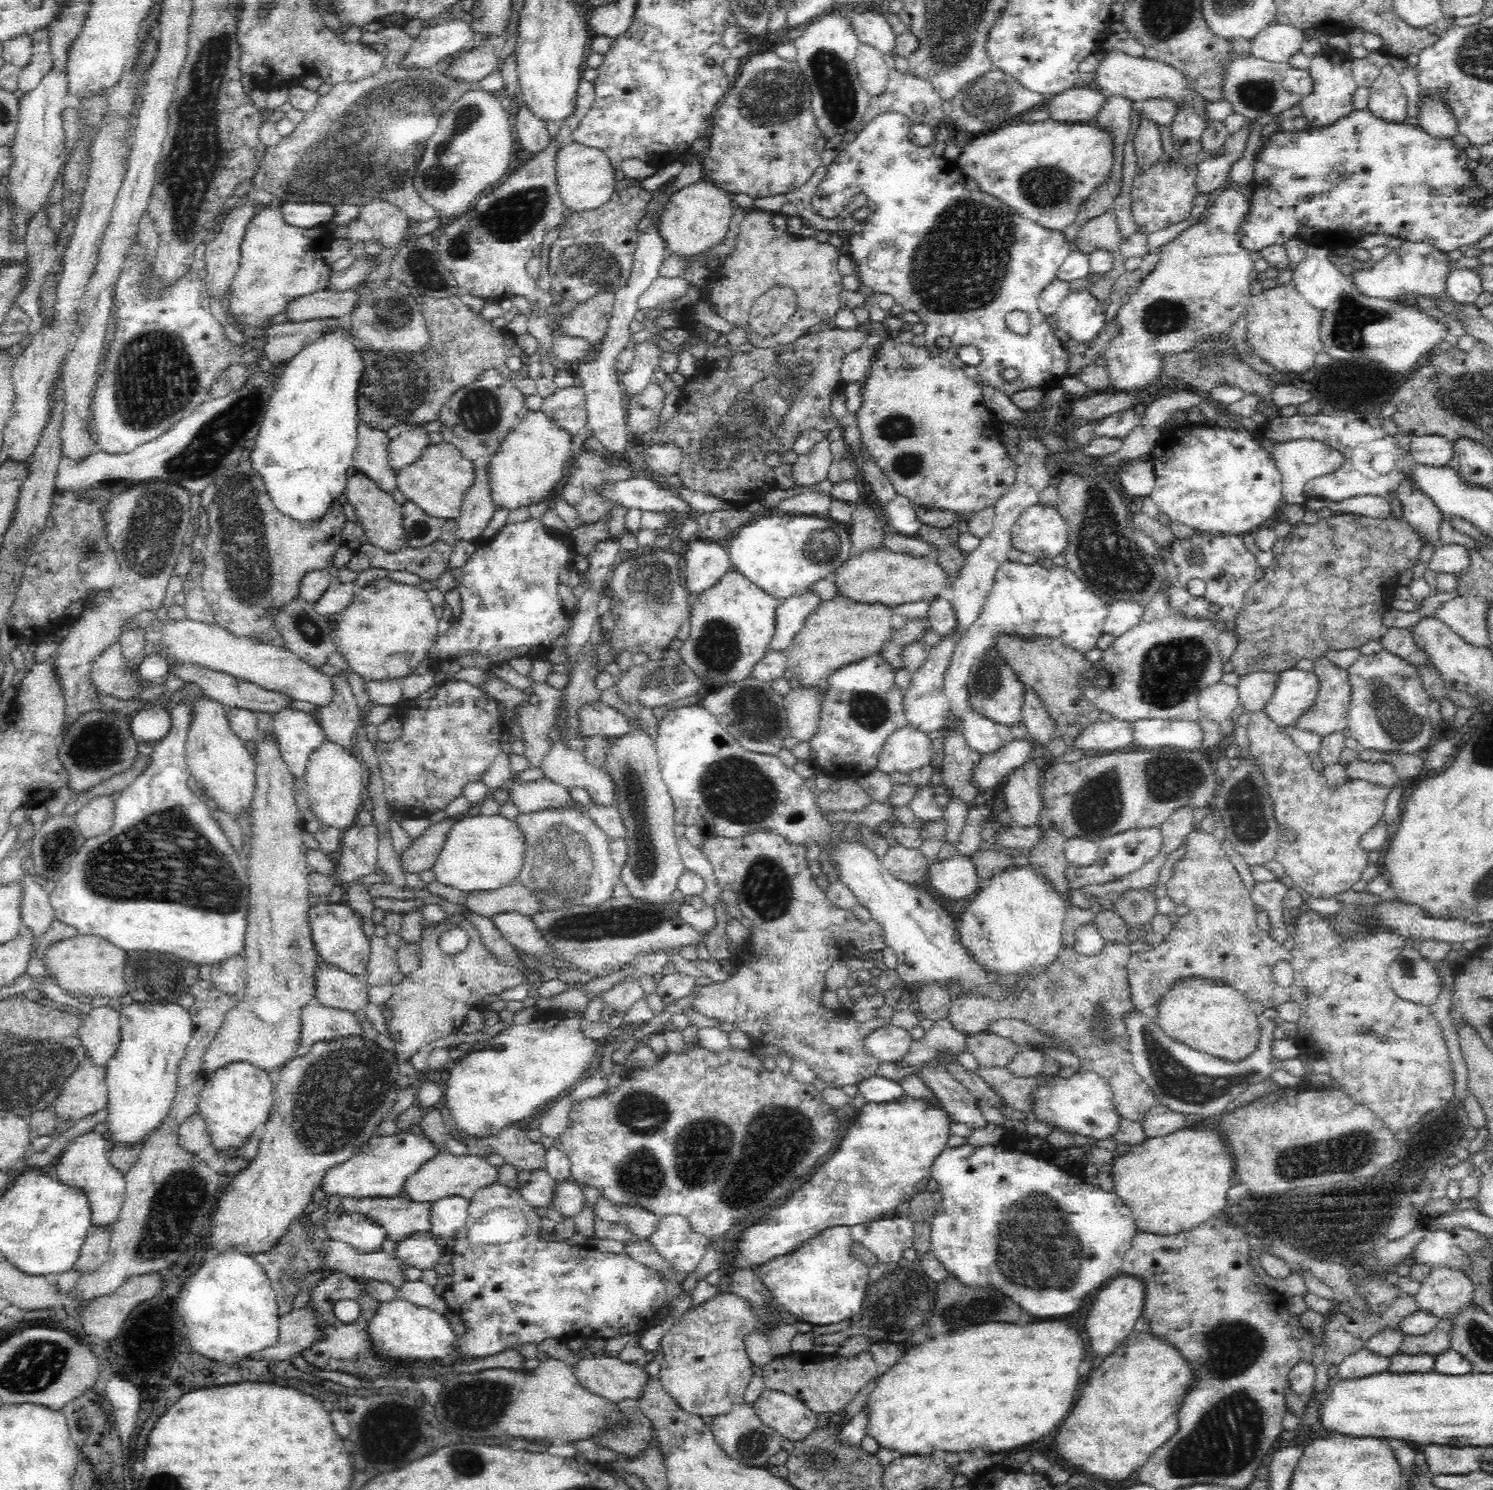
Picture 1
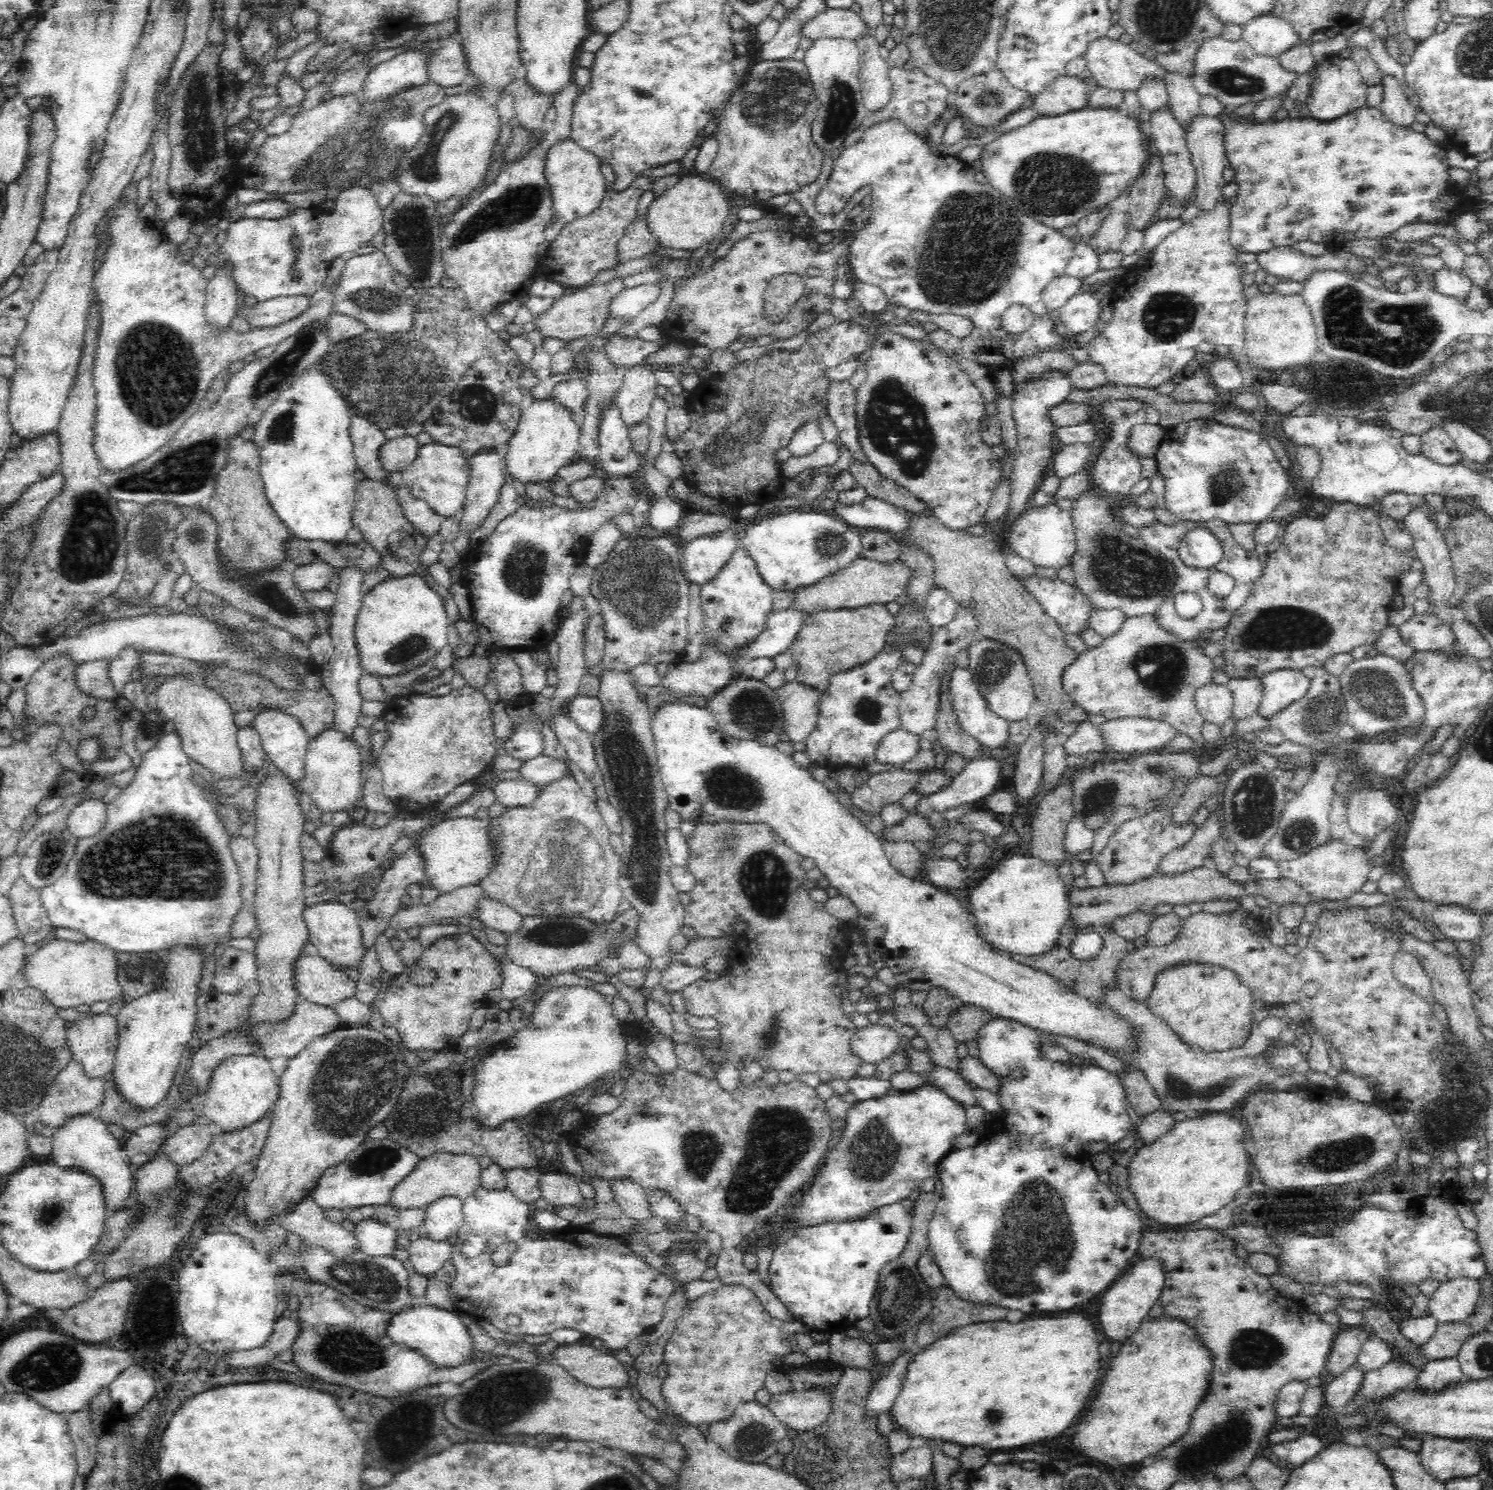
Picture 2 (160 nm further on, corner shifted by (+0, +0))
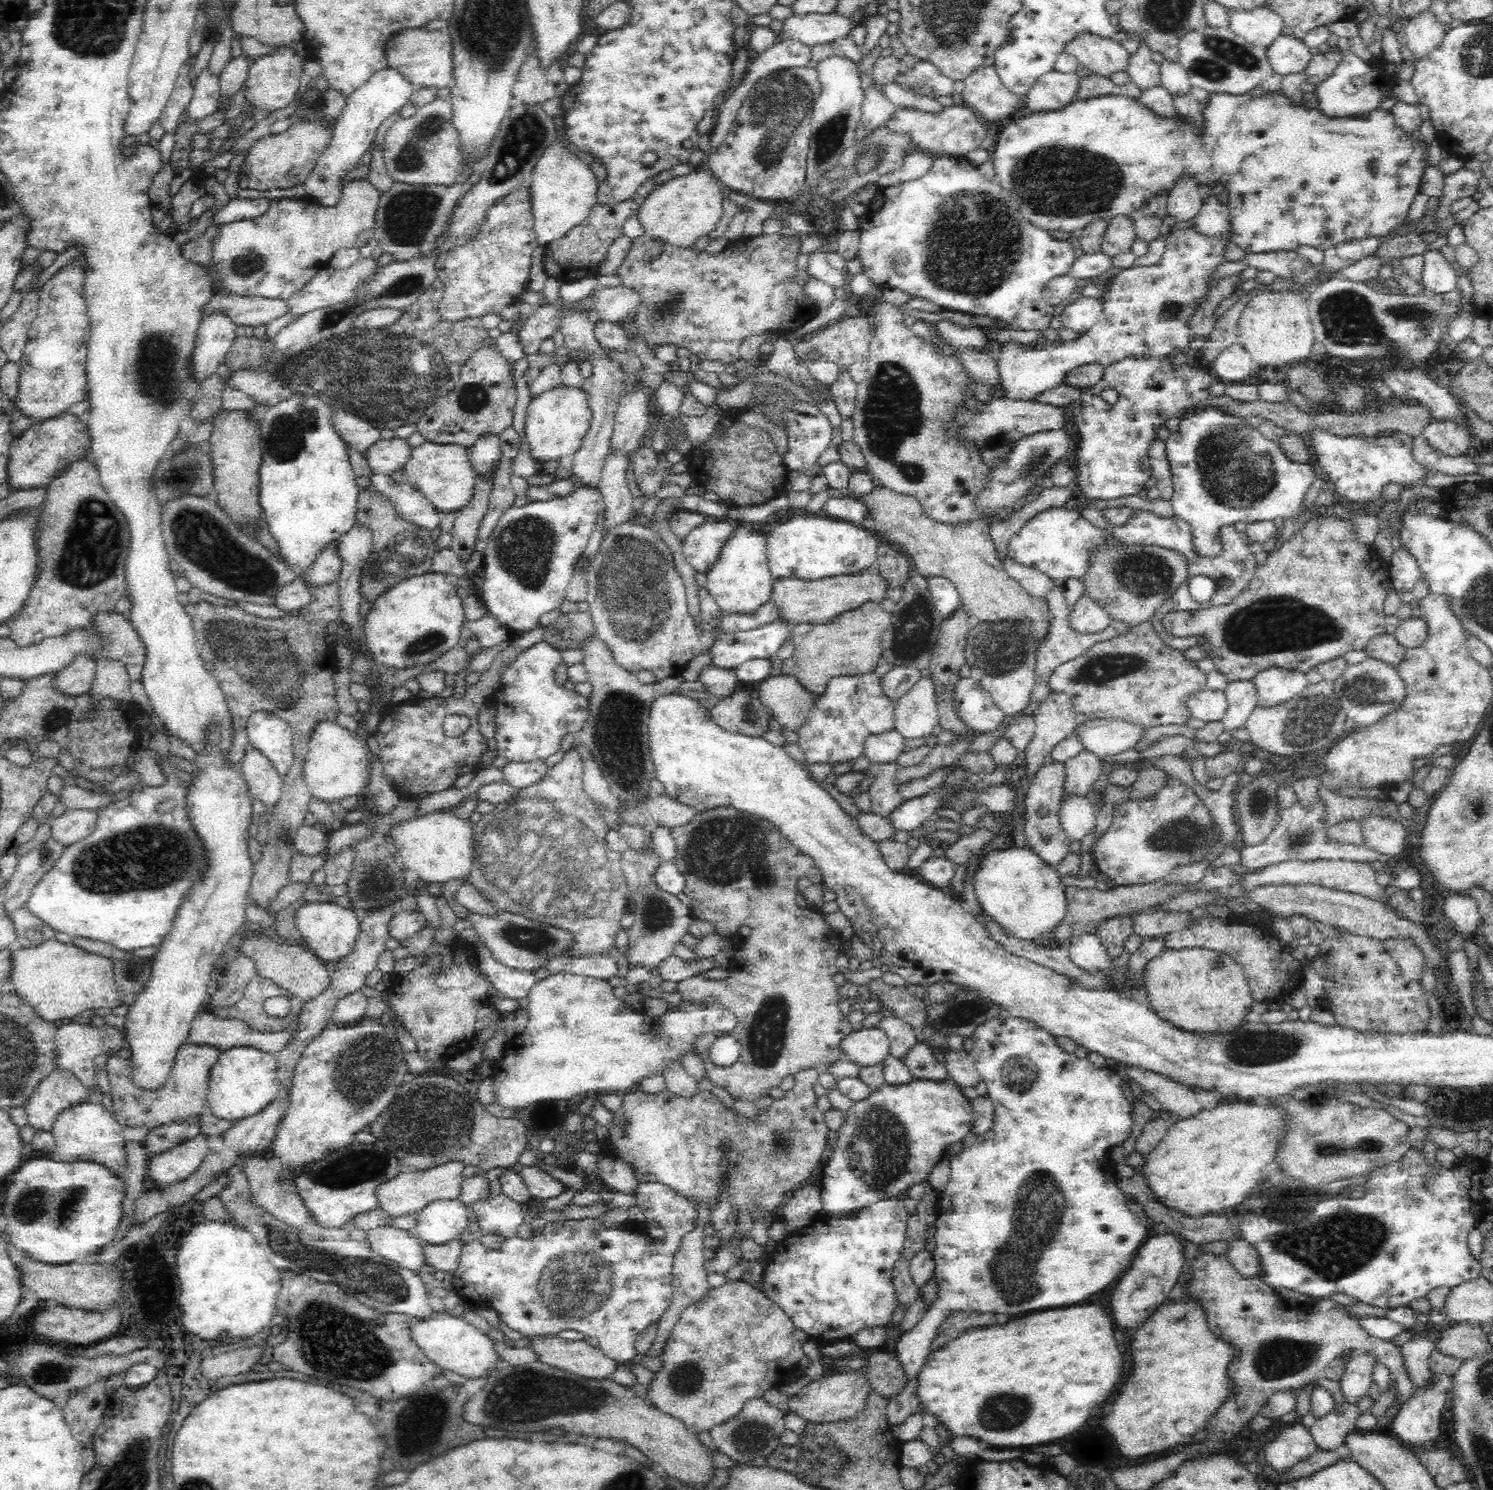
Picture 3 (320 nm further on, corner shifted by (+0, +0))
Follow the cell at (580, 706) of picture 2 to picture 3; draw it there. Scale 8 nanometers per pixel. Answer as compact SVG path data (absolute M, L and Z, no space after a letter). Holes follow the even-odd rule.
M543 640L524 650L503 671L500 687L491 701L496 709L496 750L509 762L546 761L561 751L566 734L582 731L590 717L589 698L554 683L554 670L562 664L562 651Z

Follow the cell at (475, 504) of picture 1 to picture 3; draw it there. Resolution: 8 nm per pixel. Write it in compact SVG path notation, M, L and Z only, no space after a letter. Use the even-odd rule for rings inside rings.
M493 434L480 436L468 449L468 455L475 477L494 484L502 457L499 437Z

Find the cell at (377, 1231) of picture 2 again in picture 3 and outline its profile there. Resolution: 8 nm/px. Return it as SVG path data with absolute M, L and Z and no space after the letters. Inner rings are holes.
M378 1227L366 1232L372 1252L388 1258L402 1267L420 1272L426 1266L423 1248L413 1232L394 1227Z

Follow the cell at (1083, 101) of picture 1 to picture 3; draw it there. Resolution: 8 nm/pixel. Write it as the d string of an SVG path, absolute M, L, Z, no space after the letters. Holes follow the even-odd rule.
M1052 70L1042 74L1023 97L1023 105L1031 113L1054 112L1072 103L1080 88L1081 78L1076 73Z

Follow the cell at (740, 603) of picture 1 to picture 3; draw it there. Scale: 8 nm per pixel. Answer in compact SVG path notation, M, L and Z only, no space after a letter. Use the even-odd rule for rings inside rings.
M740 526L720 550L720 558L706 575L705 588L723 614L750 616L772 596L774 580L765 557L765 537Z

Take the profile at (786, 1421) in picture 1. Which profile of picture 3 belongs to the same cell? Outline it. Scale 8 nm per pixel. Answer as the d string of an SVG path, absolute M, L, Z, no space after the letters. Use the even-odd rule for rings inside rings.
M859 1370L840 1373L829 1373L820 1377L815 1381L809 1382L795 1395L787 1400L787 1410L800 1416L802 1420L808 1423L828 1423L856 1416L859 1410L864 1410L864 1402L868 1398L868 1390L872 1390L869 1386L866 1374L860 1374Z

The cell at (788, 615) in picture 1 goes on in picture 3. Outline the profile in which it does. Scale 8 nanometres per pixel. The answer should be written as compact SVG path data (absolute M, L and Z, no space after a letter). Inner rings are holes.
M781 616L752 630L724 633L714 638L709 650L711 662L722 669L735 670L754 658L771 660L789 638L791 627Z

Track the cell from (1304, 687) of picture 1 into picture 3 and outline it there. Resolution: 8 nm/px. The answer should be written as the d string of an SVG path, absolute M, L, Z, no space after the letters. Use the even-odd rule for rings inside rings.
M1270 668L1252 680L1257 689L1258 707L1274 707L1299 696L1309 686L1306 675L1298 671Z

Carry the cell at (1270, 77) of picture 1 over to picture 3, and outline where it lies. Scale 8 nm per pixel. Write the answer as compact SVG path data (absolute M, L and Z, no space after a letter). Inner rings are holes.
M1208 28L1186 34L1178 44L1178 62L1188 72L1193 88L1206 90L1211 94L1231 94L1242 96L1276 76L1268 62L1267 49L1246 42L1241 36L1228 28Z

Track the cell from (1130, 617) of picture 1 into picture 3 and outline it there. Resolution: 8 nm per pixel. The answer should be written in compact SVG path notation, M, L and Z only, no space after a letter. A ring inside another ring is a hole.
M1084 592L1076 603L1071 608L1070 614L1070 626L1087 638L1090 634L1098 634L1098 632L1104 632L1112 618L1100 606L1096 605L1093 600L1089 599L1089 596Z

